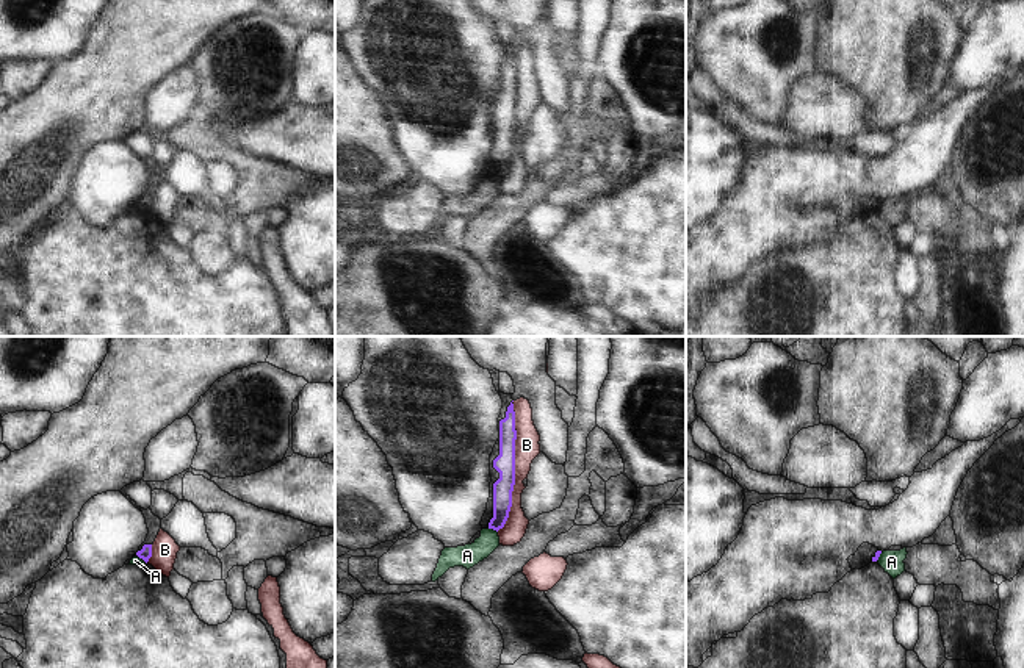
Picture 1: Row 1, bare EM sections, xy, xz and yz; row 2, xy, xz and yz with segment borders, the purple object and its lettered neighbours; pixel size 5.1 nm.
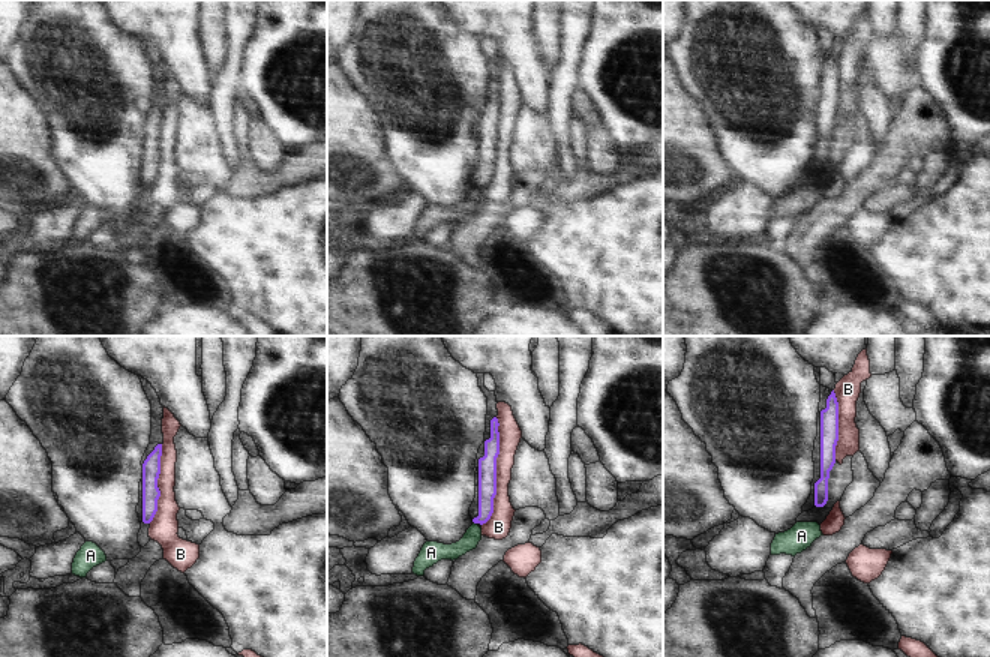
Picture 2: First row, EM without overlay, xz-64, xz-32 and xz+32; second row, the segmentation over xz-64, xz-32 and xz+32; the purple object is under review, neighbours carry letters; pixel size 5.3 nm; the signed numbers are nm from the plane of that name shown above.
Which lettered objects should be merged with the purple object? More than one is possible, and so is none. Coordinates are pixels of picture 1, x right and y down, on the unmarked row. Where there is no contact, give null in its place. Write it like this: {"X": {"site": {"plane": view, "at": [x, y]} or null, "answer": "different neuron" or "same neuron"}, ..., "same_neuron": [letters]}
{"A": {"site": {"plane": "xz", "at": [492, 177]}, "answer": "different neuron"}, "B": {"site": {"plane": "xz", "at": [514, 116]}, "answer": "different neuron"}, "same_neuron": []}

